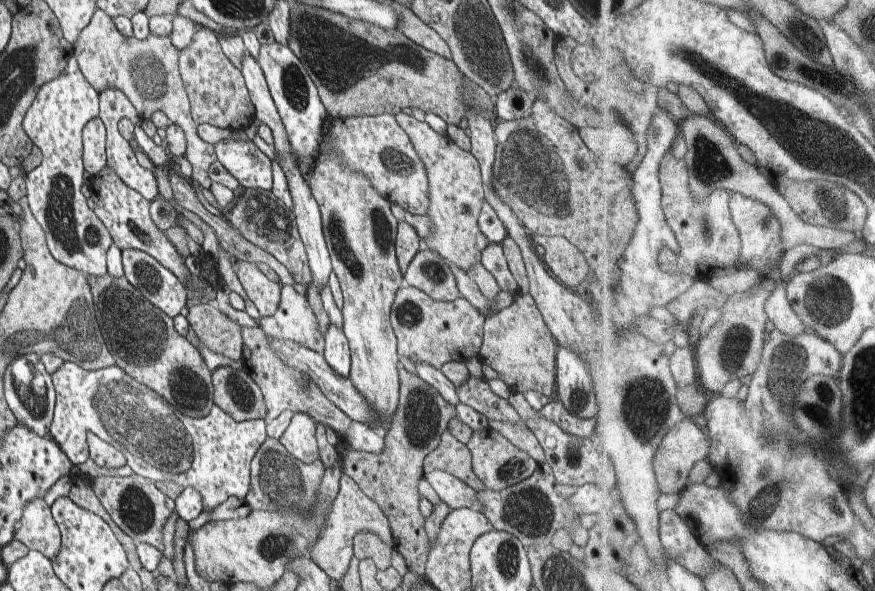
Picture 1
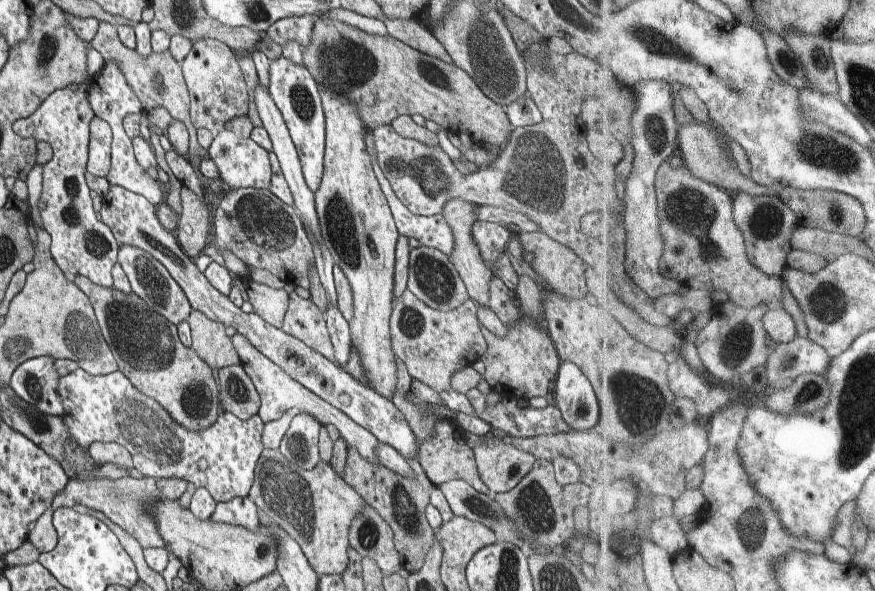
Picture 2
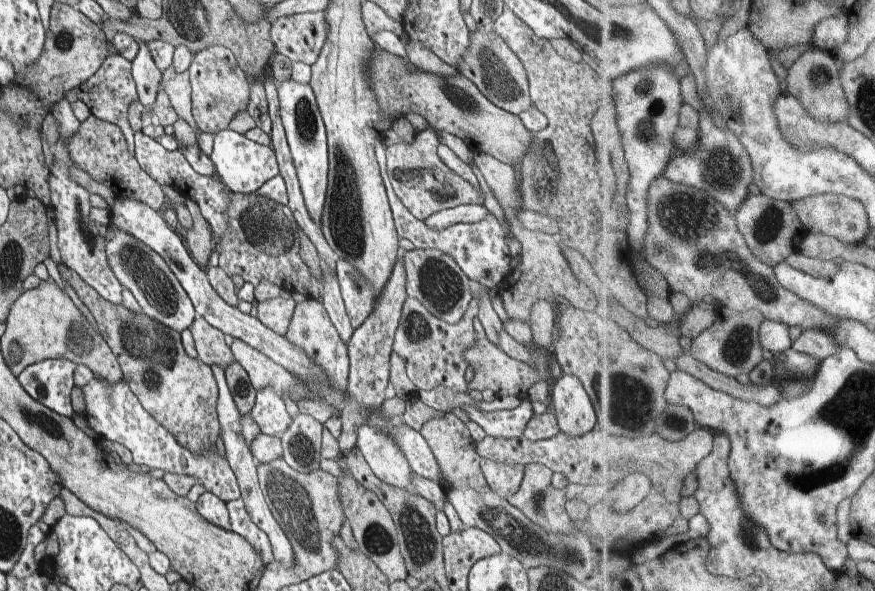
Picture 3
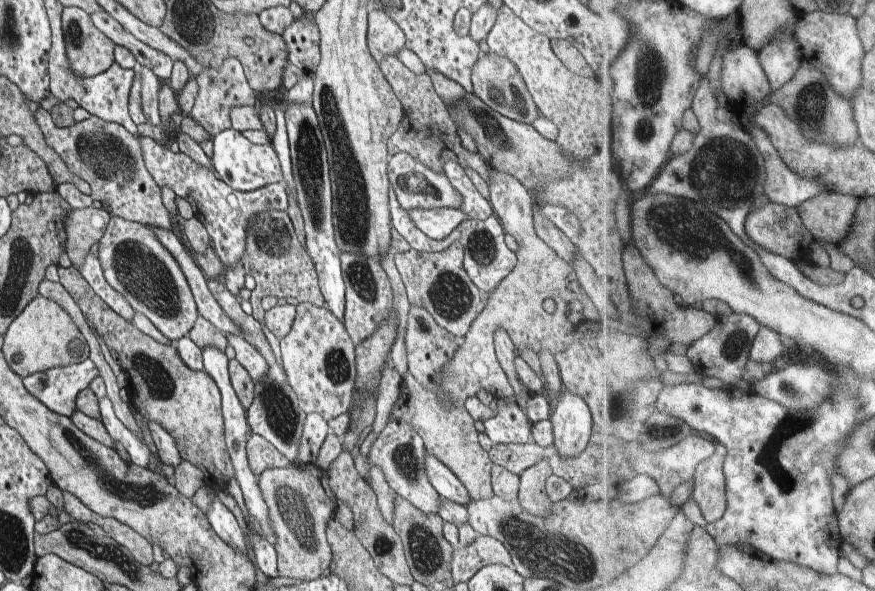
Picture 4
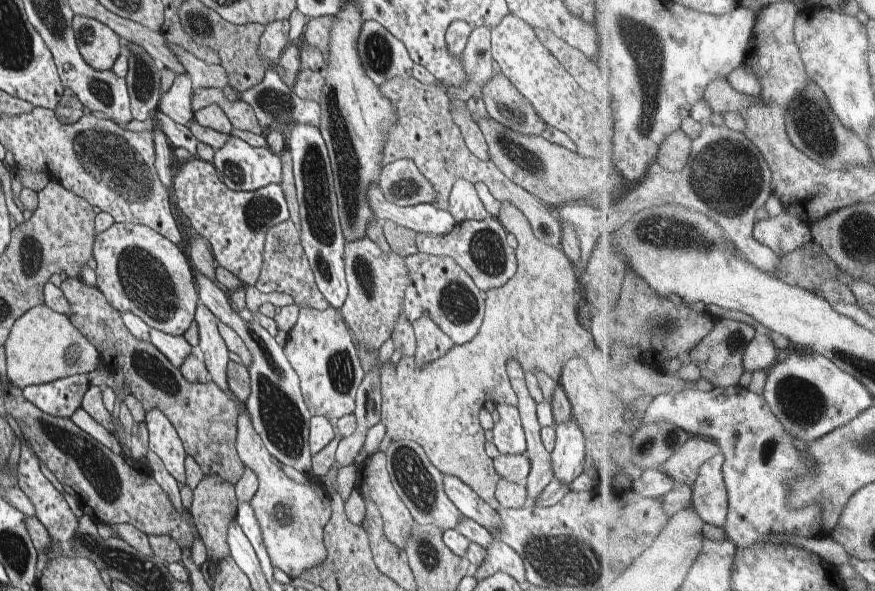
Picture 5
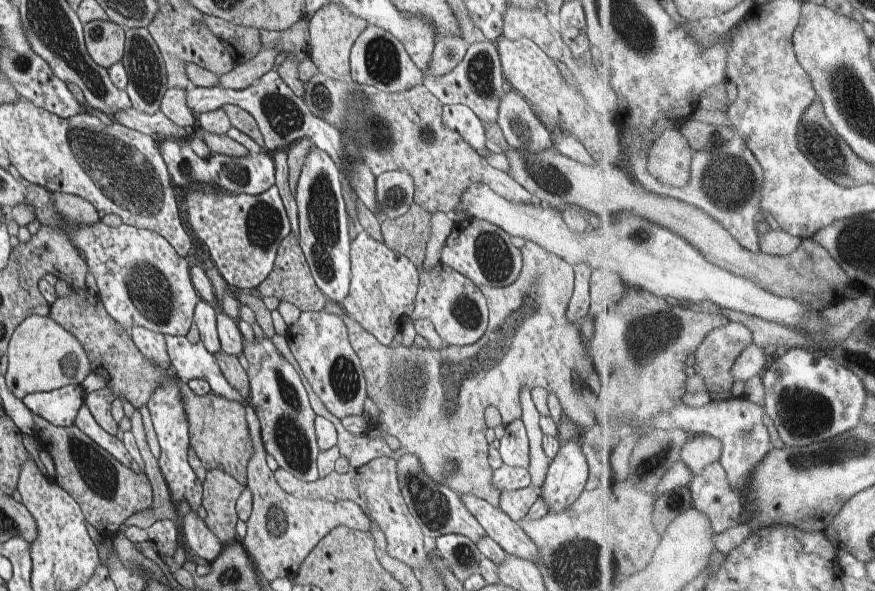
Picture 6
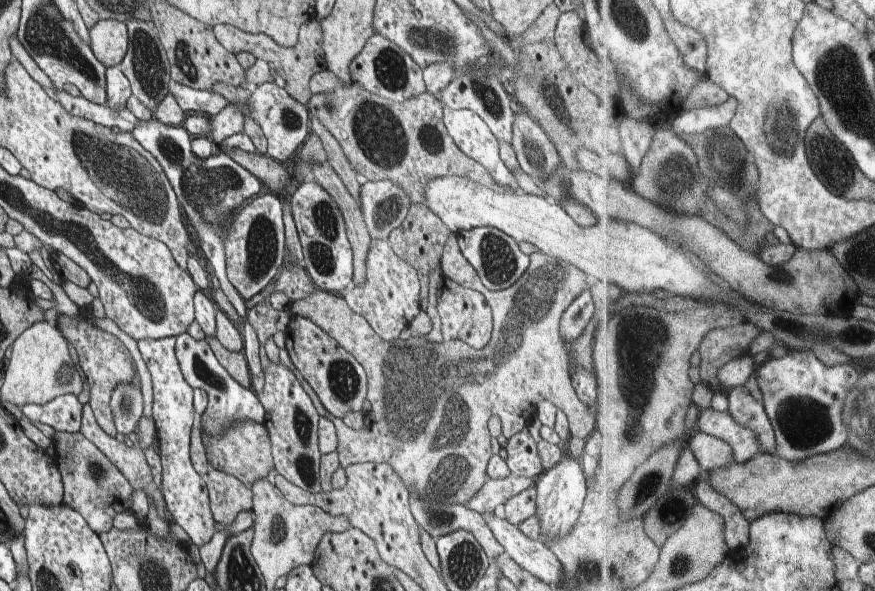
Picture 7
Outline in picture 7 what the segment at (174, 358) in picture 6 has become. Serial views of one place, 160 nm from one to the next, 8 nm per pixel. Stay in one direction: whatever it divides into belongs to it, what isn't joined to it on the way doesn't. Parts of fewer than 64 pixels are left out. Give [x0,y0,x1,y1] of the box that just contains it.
[175,333,266,436]

